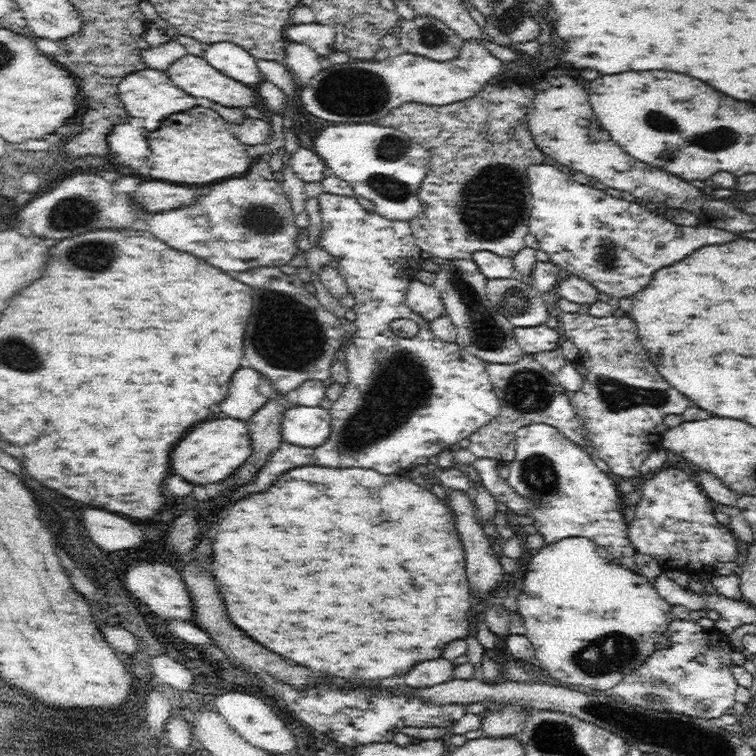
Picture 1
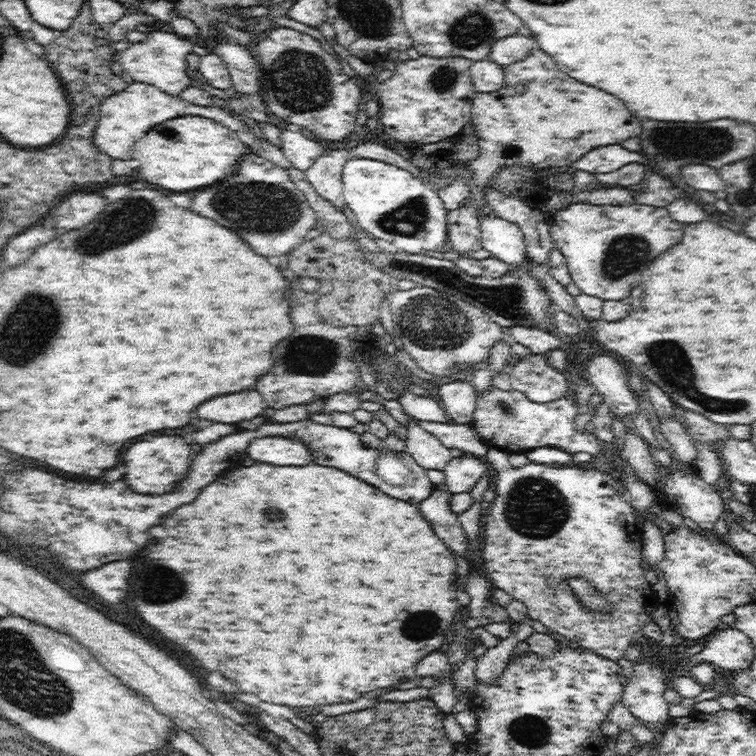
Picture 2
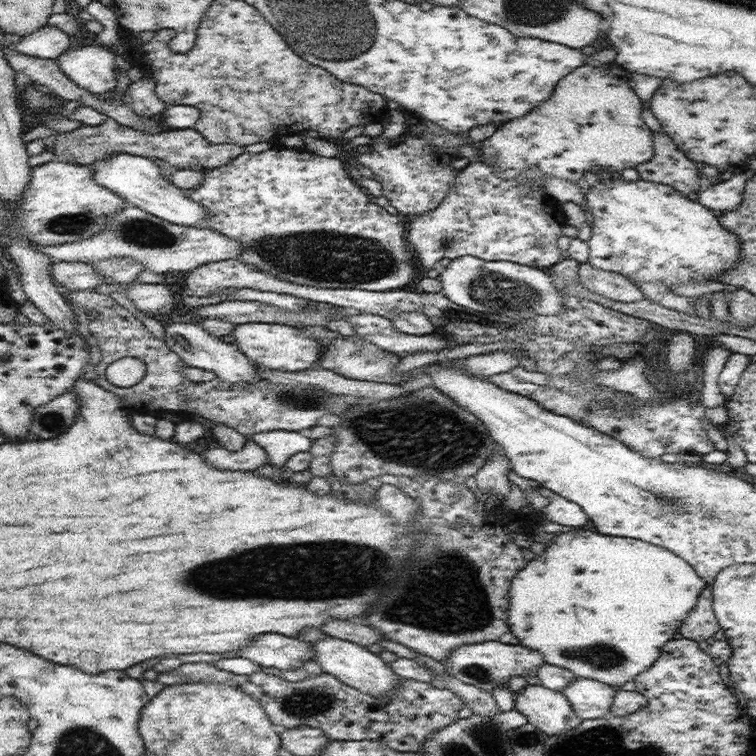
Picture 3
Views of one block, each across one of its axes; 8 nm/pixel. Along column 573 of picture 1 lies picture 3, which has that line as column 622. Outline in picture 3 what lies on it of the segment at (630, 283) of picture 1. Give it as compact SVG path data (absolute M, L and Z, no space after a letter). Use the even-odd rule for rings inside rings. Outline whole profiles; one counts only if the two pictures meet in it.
M599 171L598 181L594 185L591 185L585 194L585 204L587 206L587 213L589 215L589 221L591 222L591 237L588 240L589 246L589 259L588 262L596 268L602 270L609 270L610 272L616 272L626 276L633 280L639 280L644 282L662 282L668 288L671 288L674 284L685 283L690 280L692 282L706 282L708 280L714 280L716 275L720 275L722 271L728 271L730 267L734 267L738 263L738 258L740 258L740 240L736 234L728 232L726 228L719 224L719 214L702 206L698 201L693 201L688 199L684 194L680 194L673 186L662 183L655 183L652 181L645 181L642 179L637 179L636 181L626 181L622 179L618 174L608 175L608 173L602 173Z

